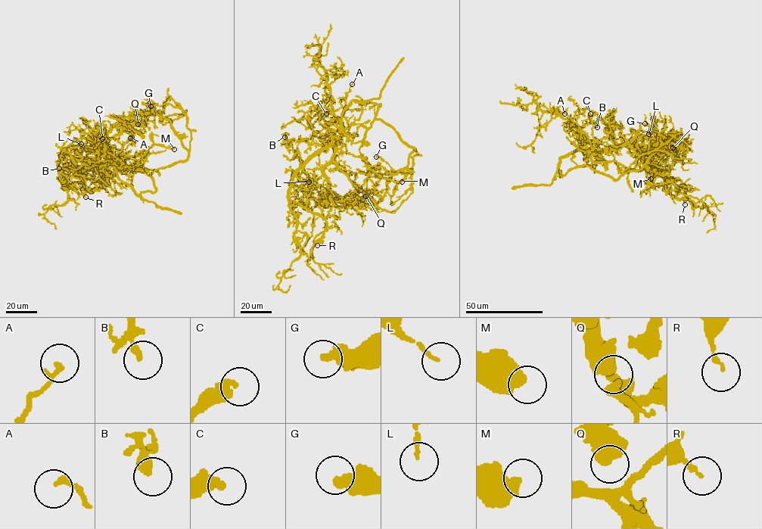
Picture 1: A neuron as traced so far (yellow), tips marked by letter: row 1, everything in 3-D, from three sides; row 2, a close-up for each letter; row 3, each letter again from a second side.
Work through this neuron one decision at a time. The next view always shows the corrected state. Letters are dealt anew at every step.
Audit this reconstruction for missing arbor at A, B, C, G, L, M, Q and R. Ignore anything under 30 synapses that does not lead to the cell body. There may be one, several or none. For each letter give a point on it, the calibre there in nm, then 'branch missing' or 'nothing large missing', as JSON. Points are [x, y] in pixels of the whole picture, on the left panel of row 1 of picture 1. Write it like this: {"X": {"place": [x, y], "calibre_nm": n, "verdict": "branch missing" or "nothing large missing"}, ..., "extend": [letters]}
{"A": {"place": [130, 138], "calibre_nm": 220, "verdict": "nothing large missing"}, "B": {"place": [59, 168], "calibre_nm": 240, "verdict": "nothing large missing"}, "C": {"place": [102, 138], "calibre_nm": 320, "verdict": "nothing large missing"}, "G": {"place": [150, 106], "calibre_nm": 440, "verdict": "nothing large missing"}, "L": {"place": [81, 144], "calibre_nm": 120, "verdict": "nothing large missing"}, "M": {"place": [174, 149], "calibre_nm": 550, "verdict": "nothing large missing"}, "Q": {"place": [138, 124], "calibre_nm": 460, "verdict": "nothing large missing"}, "R": {"place": [85, 197], "calibre_nm": 160, "verdict": "nothing large missing"}, "extend": []}

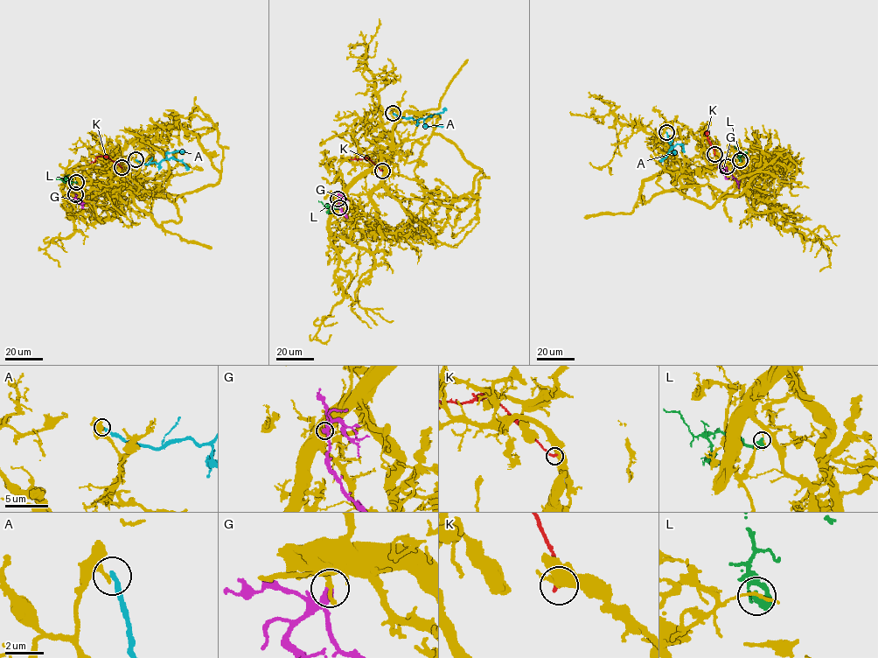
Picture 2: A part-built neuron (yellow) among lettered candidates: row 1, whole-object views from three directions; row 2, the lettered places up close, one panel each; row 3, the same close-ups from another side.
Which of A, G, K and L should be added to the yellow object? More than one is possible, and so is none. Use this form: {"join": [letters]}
{"join": ["G"]}

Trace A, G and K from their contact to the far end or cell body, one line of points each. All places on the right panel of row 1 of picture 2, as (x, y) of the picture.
A: (666, 132), (672, 148), (660, 161)
G: (727, 166), (727, 171), (735, 179), (739, 188)
K: (714, 154), (707, 135), (707, 129), (705, 132)

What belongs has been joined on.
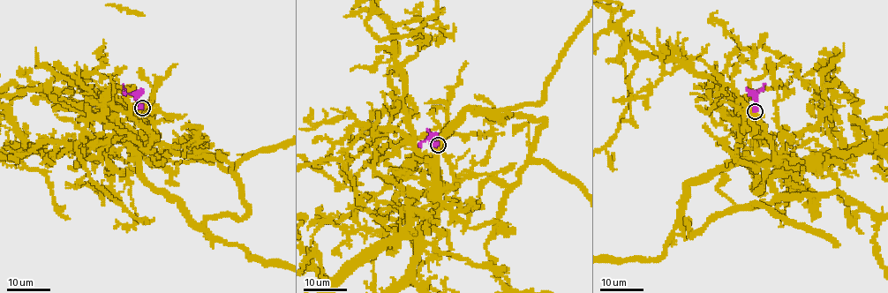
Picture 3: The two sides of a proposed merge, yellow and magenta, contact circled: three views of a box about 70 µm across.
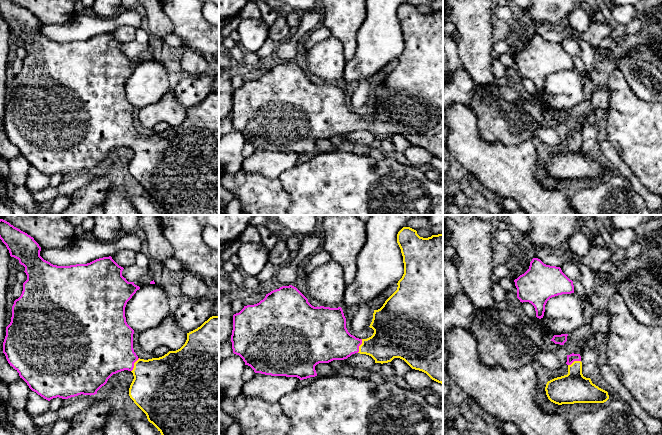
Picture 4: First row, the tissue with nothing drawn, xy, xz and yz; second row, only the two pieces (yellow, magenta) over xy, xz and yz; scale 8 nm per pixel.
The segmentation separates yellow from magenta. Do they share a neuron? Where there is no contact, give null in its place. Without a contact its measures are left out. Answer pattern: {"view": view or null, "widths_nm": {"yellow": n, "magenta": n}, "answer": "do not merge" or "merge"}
{"view": "xz", "widths_nm": {"yellow": 280, "magenta": 320}, "answer": "merge"}

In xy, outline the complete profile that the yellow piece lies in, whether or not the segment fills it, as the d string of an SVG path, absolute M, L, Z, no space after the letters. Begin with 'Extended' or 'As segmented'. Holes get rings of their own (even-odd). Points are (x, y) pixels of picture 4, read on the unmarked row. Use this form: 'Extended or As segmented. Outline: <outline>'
Extended. Outline: M0 0L0 15L9 26L10 32L19 36L25 43L27 56L23 59L21 72L14 77L12 82L12 93L10 100L6 103L6 112L3 118L3 129L10 142L12 142L29 164L44 175L50 177L53 174L68 175L78 171L95 171L104 162L108 155L118 148L128 146L133 149L134 155L129 164L129 172L134 179L146 190L165 215L219 215L219 92L212 92L197 105L187 109L185 120L176 127L169 127L162 133L148 136L140 135L133 125L134 106L127 100L125 83L139 62L134 58L128 58L122 52L123 43L119 42L111 32L96 35L87 40L76 40L70 42L57 42L44 36L40 32L41 23L33 13L11 0Z

